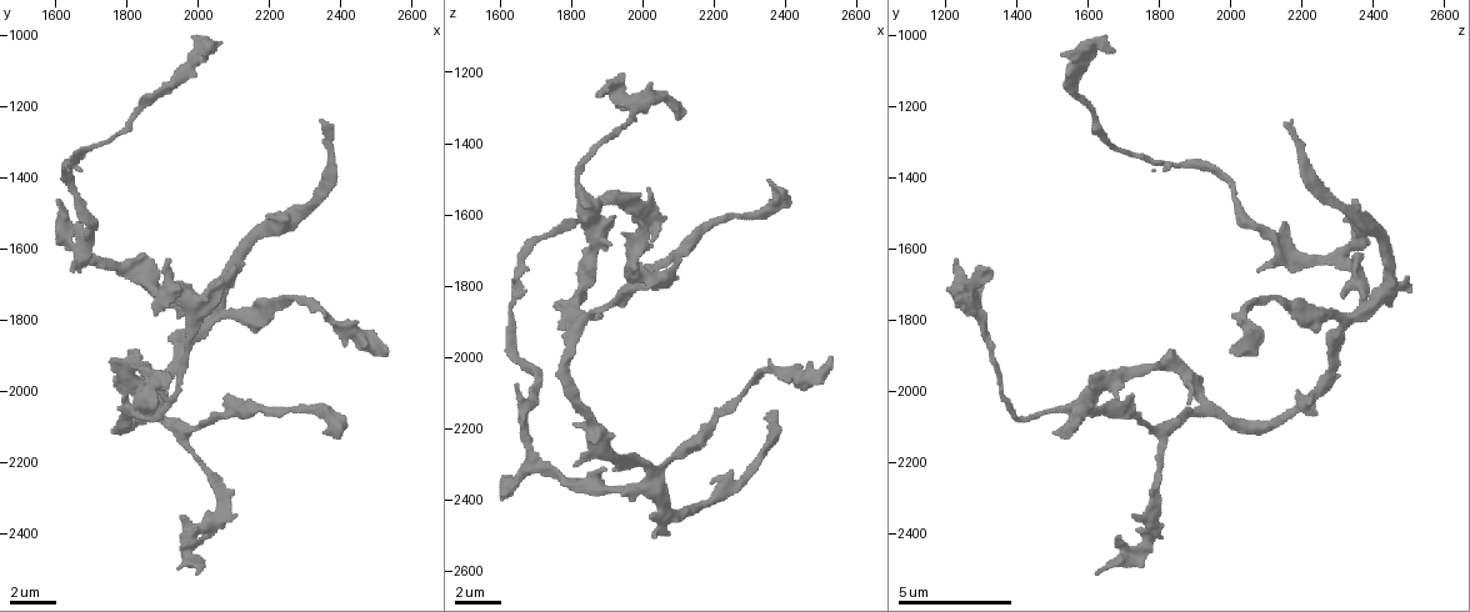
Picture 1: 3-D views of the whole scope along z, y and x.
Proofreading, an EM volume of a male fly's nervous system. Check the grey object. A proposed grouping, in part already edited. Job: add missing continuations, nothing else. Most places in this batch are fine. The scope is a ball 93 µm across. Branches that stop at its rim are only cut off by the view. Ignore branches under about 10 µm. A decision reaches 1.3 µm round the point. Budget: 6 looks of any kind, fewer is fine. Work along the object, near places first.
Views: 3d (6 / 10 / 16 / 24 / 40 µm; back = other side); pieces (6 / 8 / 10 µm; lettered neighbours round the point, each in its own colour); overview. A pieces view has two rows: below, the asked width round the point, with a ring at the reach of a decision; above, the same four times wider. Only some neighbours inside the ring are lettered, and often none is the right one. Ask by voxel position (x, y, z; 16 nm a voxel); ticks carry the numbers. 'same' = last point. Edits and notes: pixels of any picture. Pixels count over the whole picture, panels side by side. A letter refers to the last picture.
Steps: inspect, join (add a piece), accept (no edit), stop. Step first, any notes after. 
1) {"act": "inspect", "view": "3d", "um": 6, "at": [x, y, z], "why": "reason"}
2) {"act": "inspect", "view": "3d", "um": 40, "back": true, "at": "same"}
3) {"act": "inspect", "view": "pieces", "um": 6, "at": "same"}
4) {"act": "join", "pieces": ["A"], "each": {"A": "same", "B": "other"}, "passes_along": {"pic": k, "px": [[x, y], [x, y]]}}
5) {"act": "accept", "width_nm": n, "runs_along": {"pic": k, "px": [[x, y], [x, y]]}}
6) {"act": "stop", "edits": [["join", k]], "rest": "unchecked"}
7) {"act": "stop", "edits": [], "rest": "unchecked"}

{"act": "inspect", "view": "pieces", "um": 6, "at": [2350, 2110, 1500], "why": "an open end"}

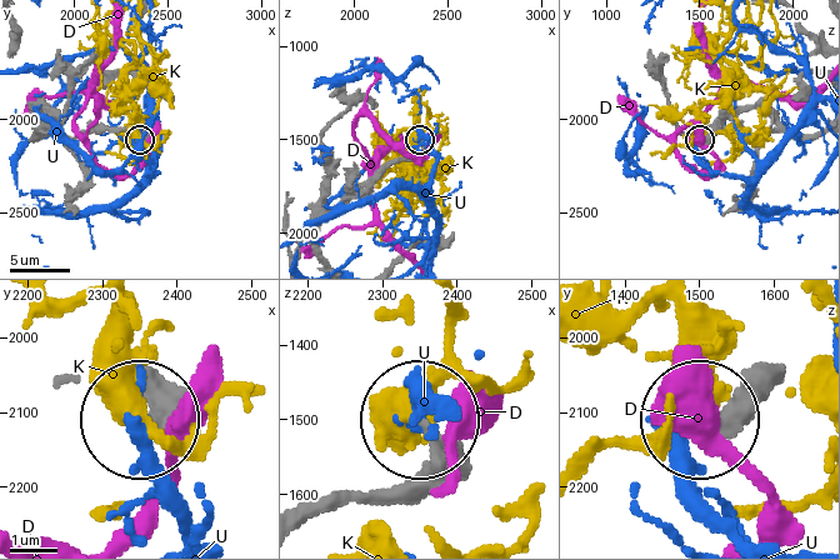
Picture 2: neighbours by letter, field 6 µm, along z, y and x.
{"act": "accept", "each": {"D": "other", "K": "other", "U": "other"}, "found": "no lettered piece goes on from it"}

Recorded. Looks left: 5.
{"act": "inspect", "view": "pieces", "um": 8, "at": [2100, 1660, 1320], "why": "free end"}

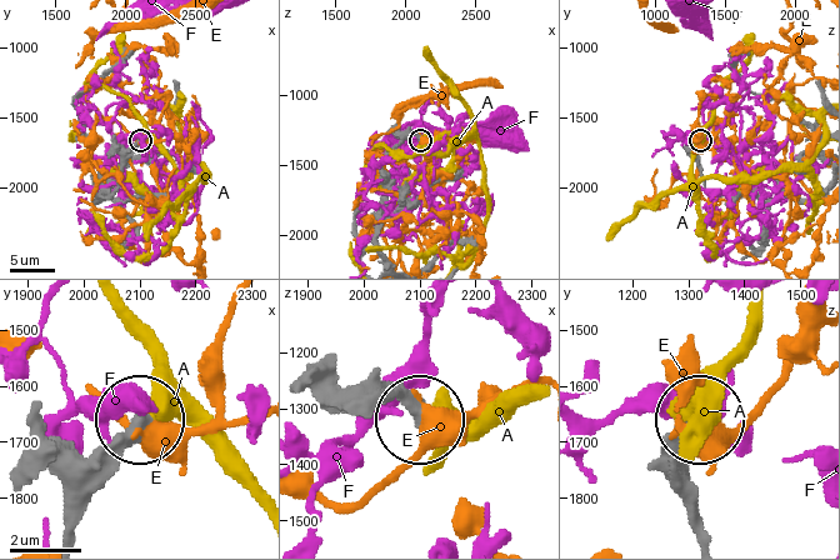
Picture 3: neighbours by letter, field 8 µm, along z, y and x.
{"act": "accept", "each": {"A": "other", "E": "other", "F": "other"}, "runs_along": {"pic": 3, "px": [[68, 538], [76, 494], [139, 425]]}, "found": "none of them fits"}

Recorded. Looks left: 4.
{"act": "inspect", "view": "pieces", "um": 10, "at": [2350, 1240, 2160], "why": "free end"}

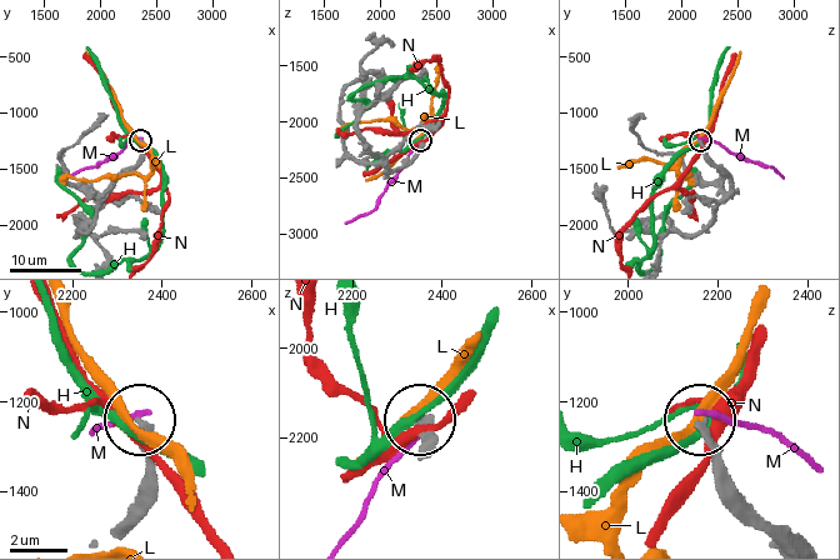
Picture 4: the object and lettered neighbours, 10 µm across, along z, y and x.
{"act": "accept", "each": {"H": "other", "L": "other", "M": "other", "N": "other"}, "runs_along": {"pic": 4, "px": [[115, 524], [144, 474], [139, 425]]}, "found": "no lettered piece goes on from it"}

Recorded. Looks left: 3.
{"act": "stop", "edits": [], "rest": "unchecked"}

